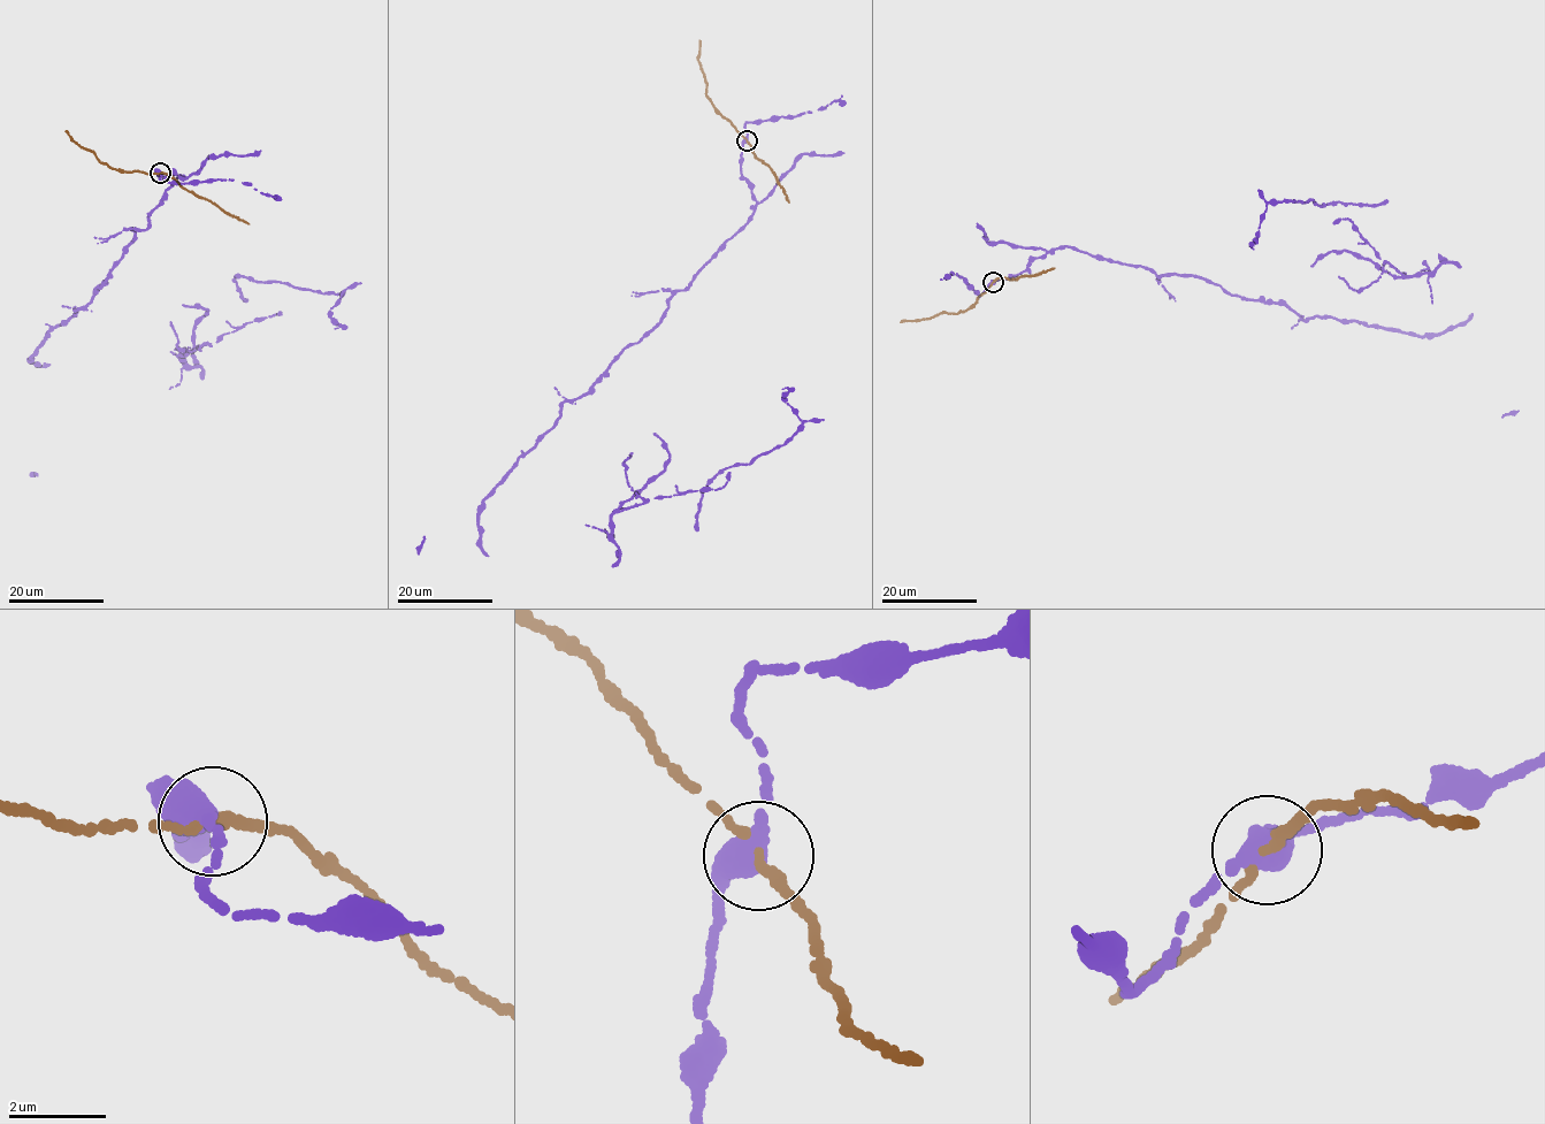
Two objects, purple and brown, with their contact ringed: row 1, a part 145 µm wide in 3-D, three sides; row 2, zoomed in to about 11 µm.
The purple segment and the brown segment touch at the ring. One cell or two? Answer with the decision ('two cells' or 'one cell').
two cells

